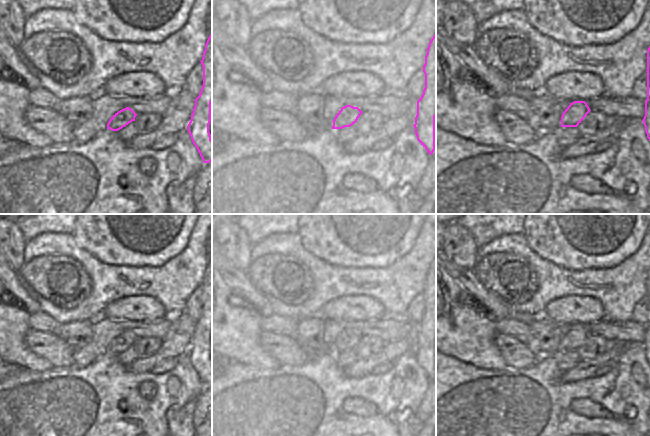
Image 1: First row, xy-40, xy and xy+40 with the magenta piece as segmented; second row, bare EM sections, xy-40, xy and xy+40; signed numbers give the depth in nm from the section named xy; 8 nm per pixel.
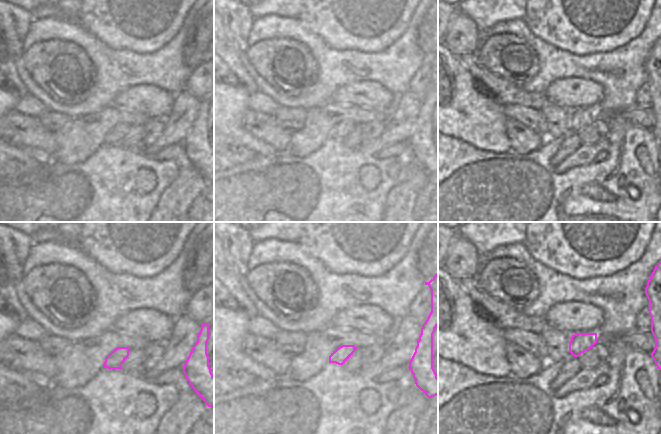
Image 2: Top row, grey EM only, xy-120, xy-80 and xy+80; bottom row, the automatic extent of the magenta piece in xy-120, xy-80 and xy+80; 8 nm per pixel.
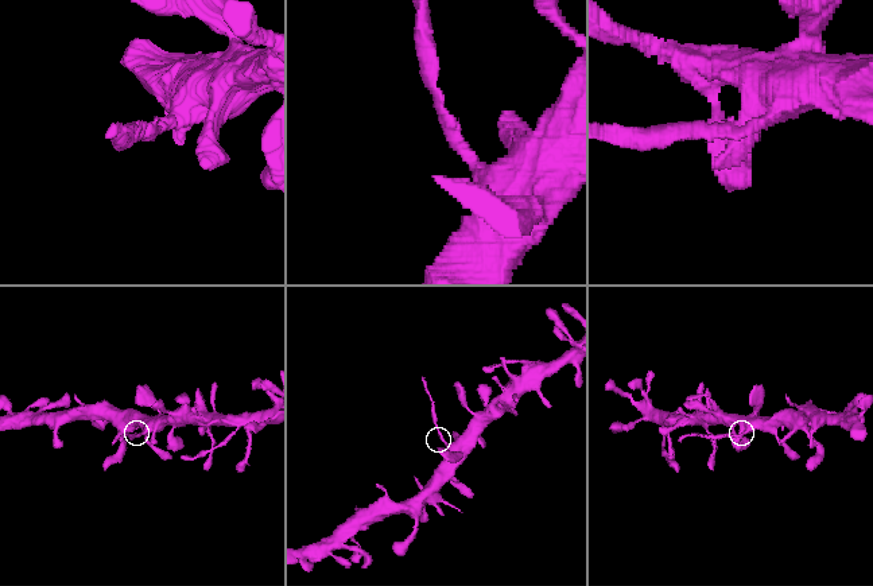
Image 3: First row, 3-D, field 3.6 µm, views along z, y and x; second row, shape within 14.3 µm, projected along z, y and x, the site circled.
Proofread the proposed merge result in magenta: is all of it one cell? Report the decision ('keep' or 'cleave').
cleave

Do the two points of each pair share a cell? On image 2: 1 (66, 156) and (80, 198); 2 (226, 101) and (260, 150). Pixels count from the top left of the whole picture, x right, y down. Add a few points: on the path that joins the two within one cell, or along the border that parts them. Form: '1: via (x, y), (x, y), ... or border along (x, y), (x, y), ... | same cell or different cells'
1: border along (90, 155), (73, 164), (62, 164), (53, 159) | different cells
2: via (226, 114), (227, 119), (247, 139) | same cell

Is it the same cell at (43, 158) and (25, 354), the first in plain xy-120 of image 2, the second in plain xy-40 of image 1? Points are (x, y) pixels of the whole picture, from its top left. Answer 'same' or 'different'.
same

